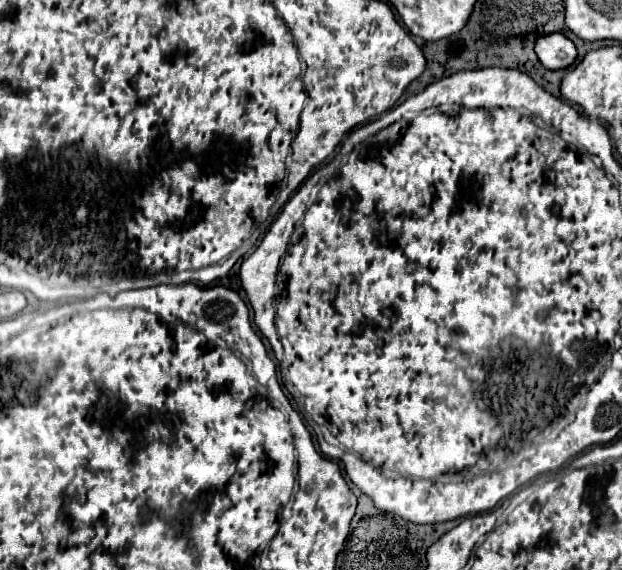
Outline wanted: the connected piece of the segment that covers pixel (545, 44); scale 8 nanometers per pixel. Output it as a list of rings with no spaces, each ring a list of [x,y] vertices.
[[[562,32],[540,36],[534,44],[534,50],[536,50],[538,60],[550,70],[560,70],[560,68],[570,66],[578,54],[574,42],[566,38]]]

